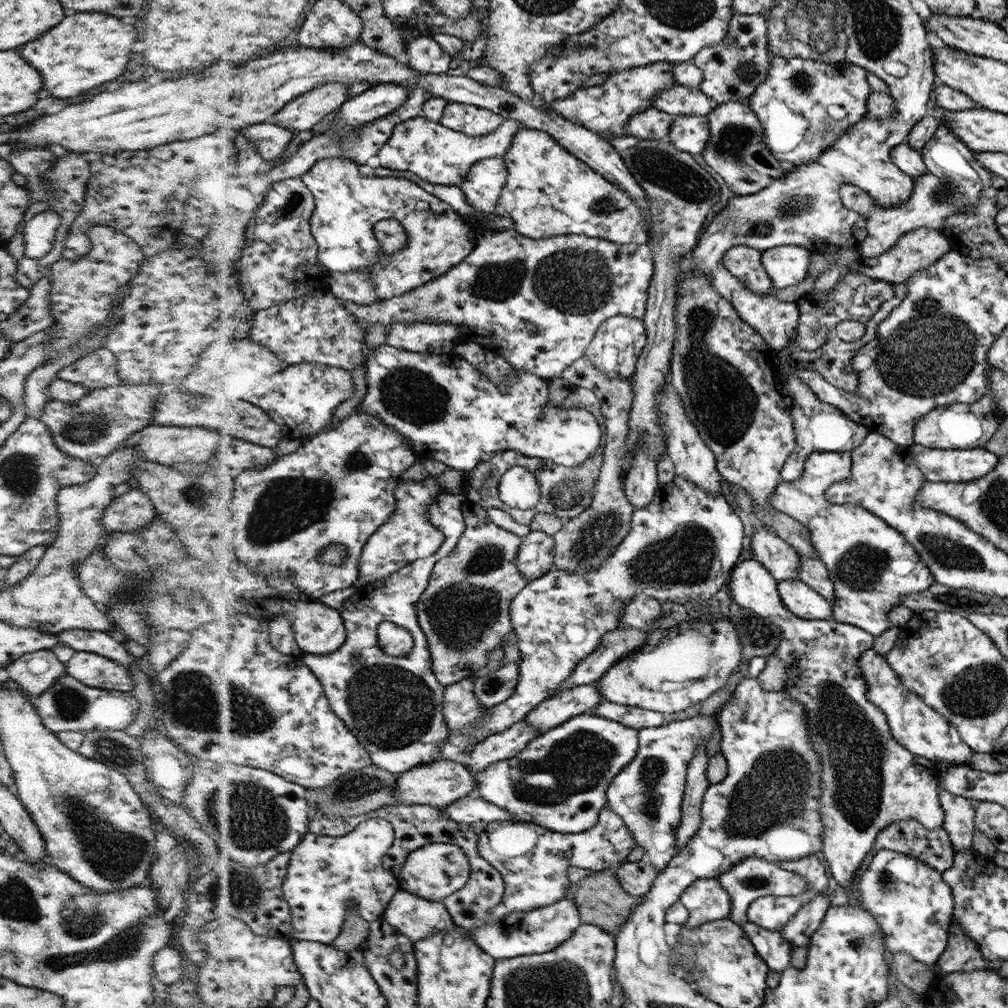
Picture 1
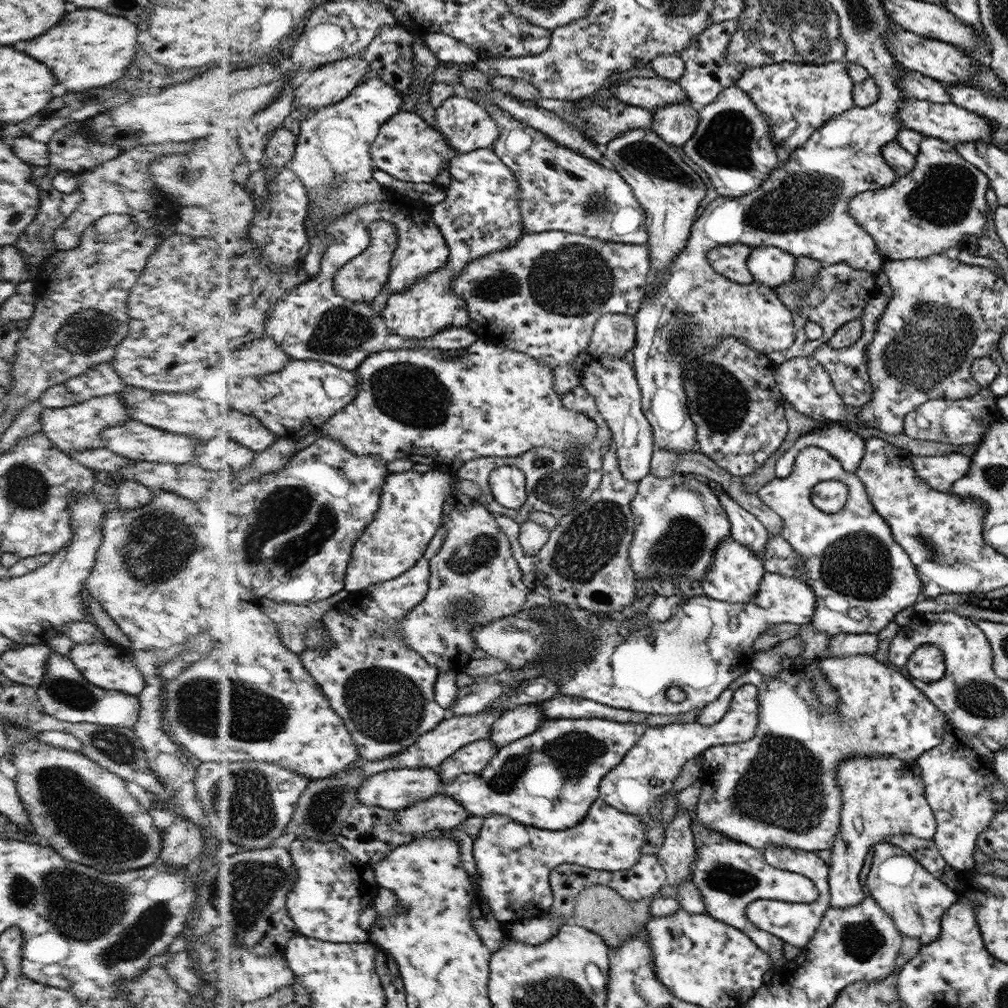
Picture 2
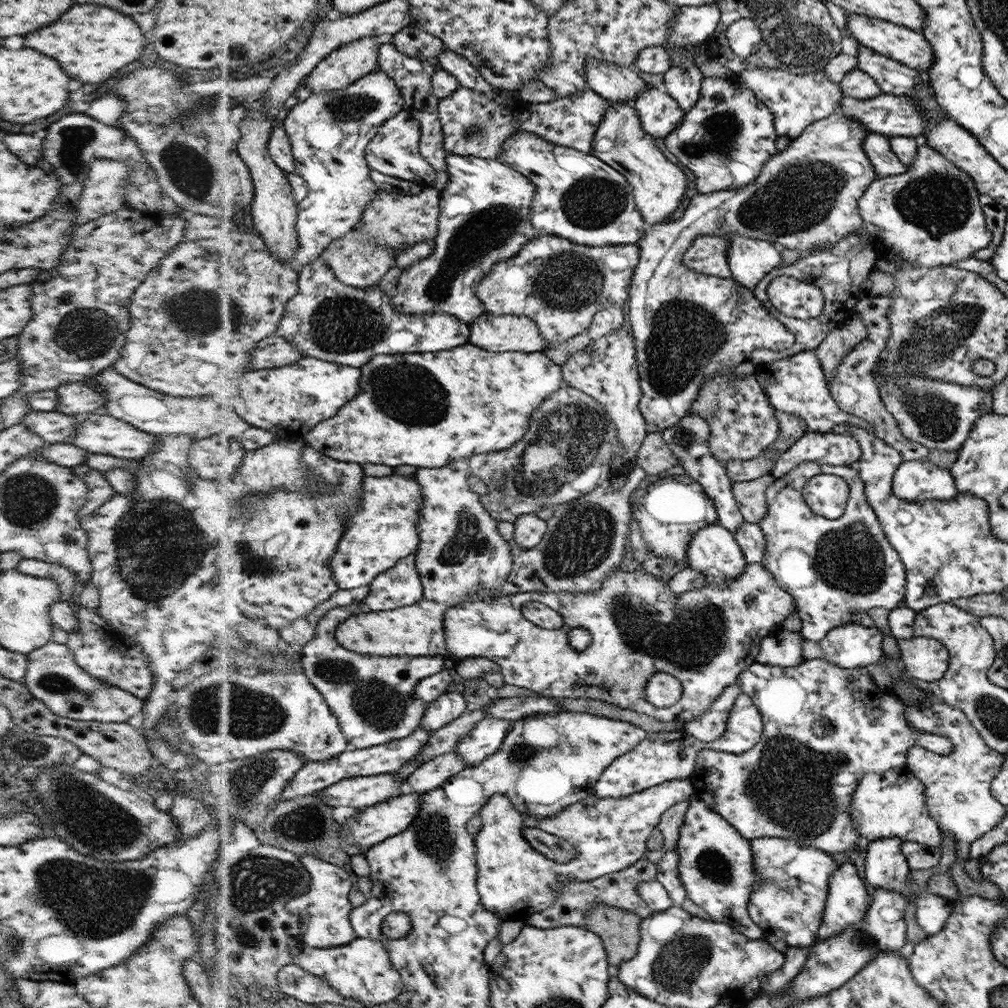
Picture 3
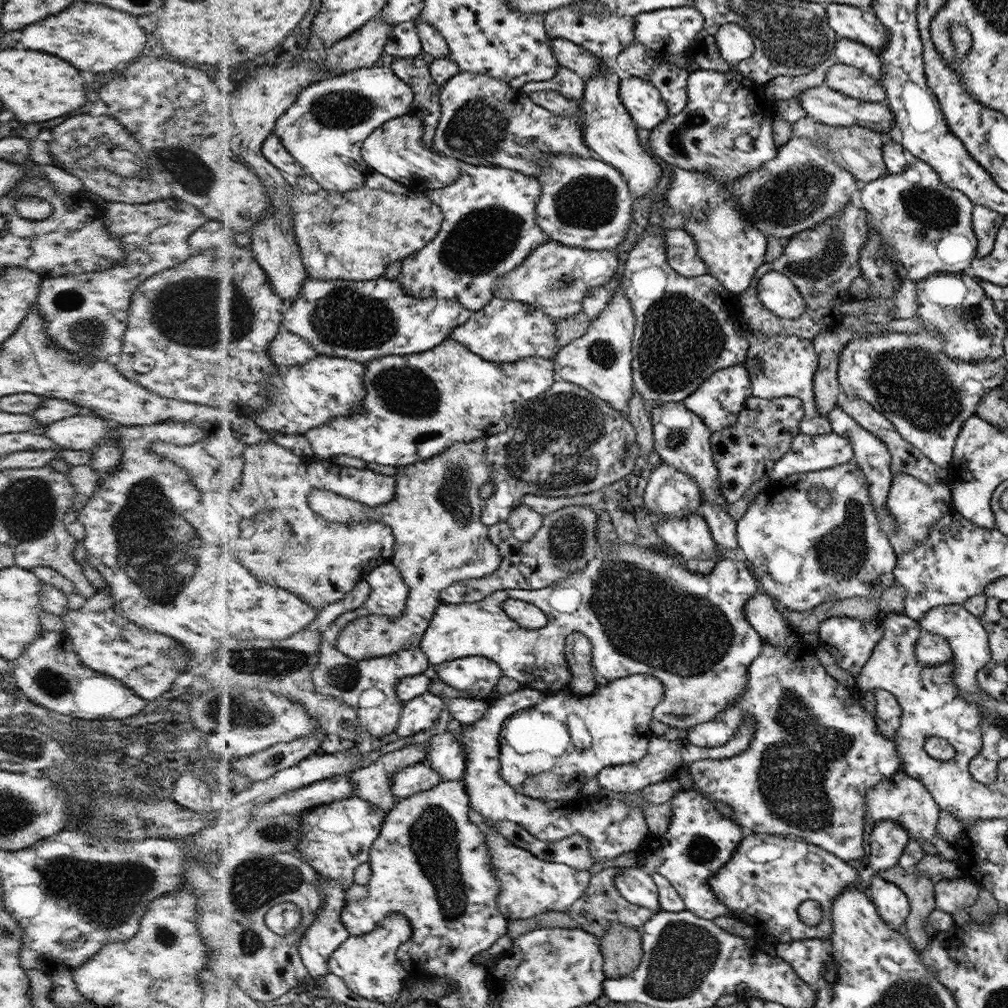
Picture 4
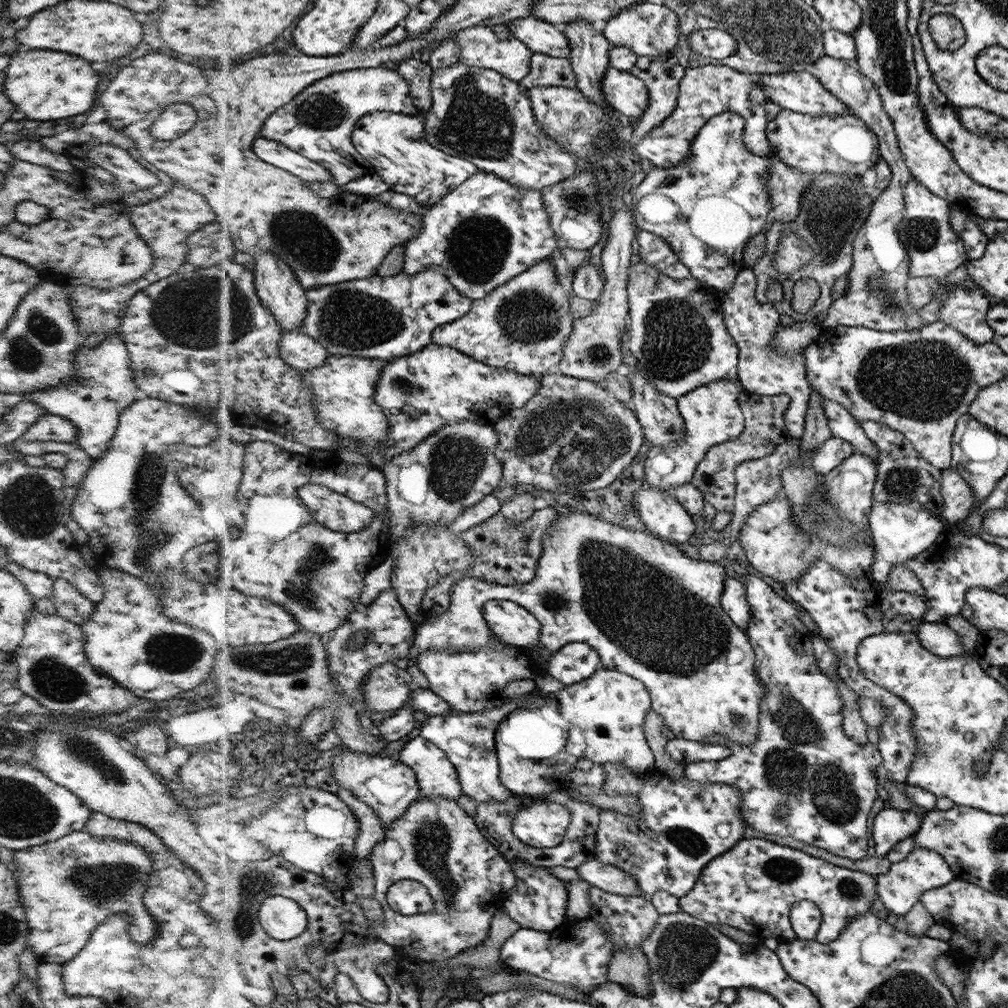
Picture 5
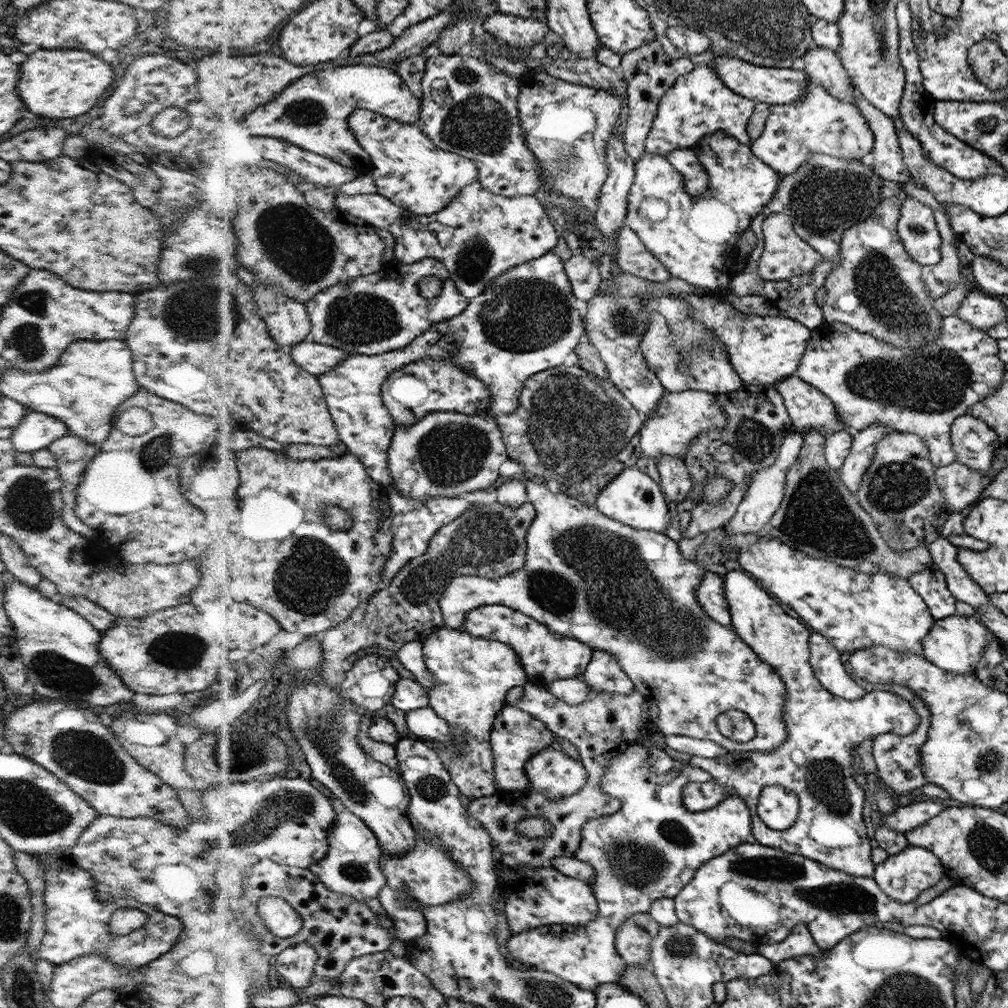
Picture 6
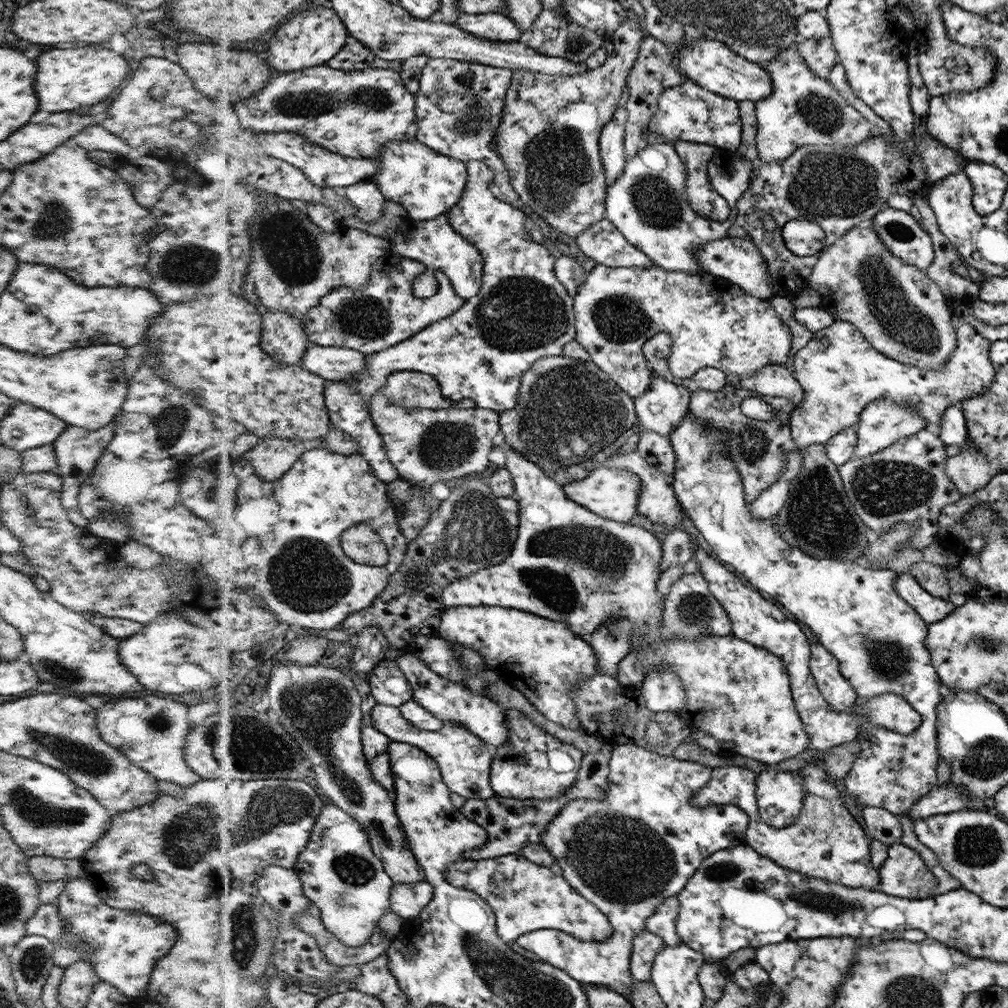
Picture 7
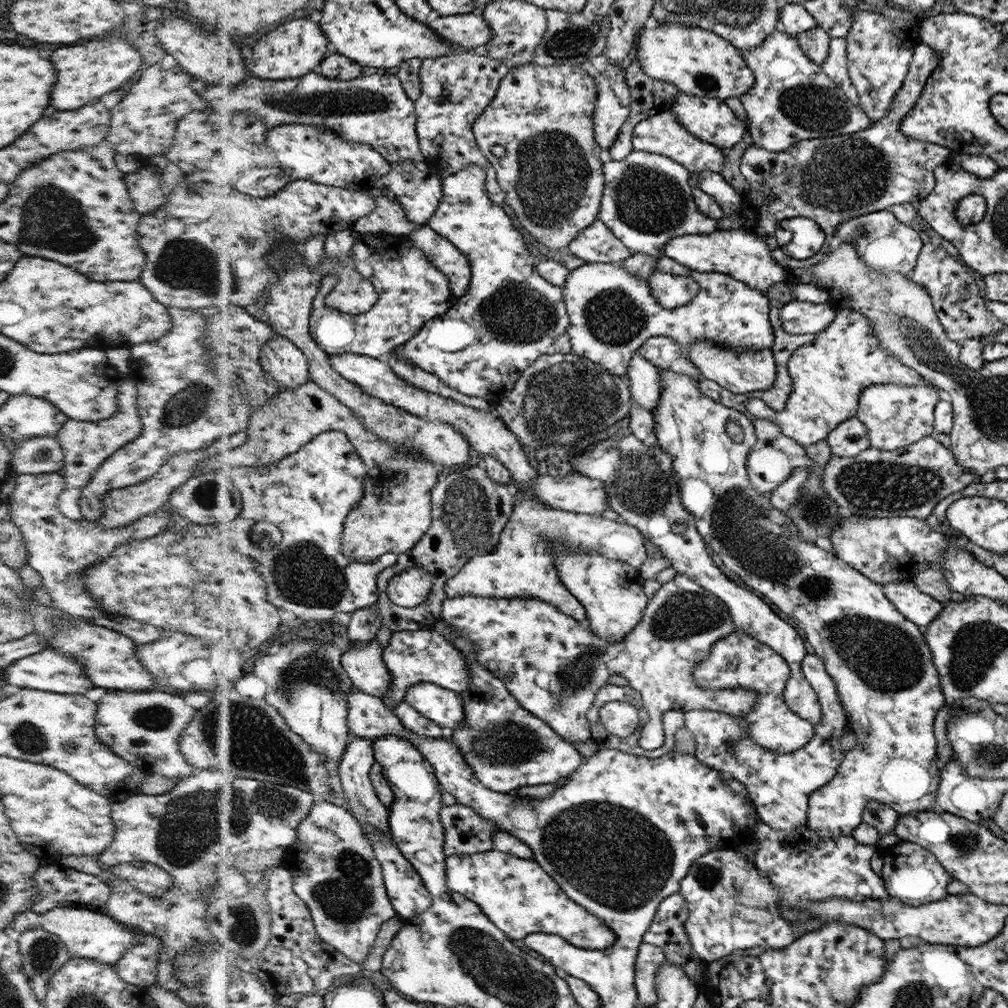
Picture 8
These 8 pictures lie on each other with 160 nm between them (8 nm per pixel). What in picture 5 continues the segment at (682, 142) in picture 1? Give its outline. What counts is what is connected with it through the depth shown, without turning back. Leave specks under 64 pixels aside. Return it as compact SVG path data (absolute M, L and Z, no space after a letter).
M610 66L603 76L603 92L606 101L619 114L642 118L650 107L650 93L645 81L628 71Z

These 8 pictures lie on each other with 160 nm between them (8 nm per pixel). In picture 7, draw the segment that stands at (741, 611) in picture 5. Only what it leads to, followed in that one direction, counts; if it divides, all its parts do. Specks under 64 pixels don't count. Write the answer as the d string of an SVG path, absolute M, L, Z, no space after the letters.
M699 572L682 575L666 595L666 602L663 604L663 638L700 638L701 634L714 634L726 636L733 634L731 619L726 609L715 595L711 592L706 577Z

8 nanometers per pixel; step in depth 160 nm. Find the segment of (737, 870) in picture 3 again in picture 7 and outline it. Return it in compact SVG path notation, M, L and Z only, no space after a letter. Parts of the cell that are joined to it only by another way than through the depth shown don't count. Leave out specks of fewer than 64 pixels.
M618 745L612 750L612 758L609 759L608 771L608 788L606 788L603 799L601 801L576 799L575 801L568 802L568 804L565 804L565 807L547 824L546 832L541 836L541 839L546 851L556 859L557 871L562 873L562 875L566 877L584 897L587 897L589 901L592 901L608 916L611 924L614 926L614 934L608 940L603 940L602 942L596 942L595 940L583 942L583 940L578 940L571 934L569 935L569 933L562 932L561 930L539 929L538 931L532 931L526 935L519 936L515 942L518 946L524 948L524 950L534 952L534 954L539 956L545 963L551 964L556 968L567 972L568 976L574 977L581 983L604 984L608 989L615 990L616 993L619 993L625 998L631 995L632 988L634 987L634 980L632 980L633 976L630 976L630 967L631 950L634 946L635 936L638 935L639 932L645 930L647 919L655 914L655 908L658 907L664 899L674 895L678 896L679 892L687 886L691 876L698 870L699 864L706 860L708 856L747 843L747 830L750 826L750 816L749 813L744 812L744 809L740 808L739 805L715 804L709 807L695 807L690 804L692 795L696 794L700 789L704 789L708 781L711 780L712 767L700 764L700 762L676 760L672 755L664 757L658 753L652 753L652 750L650 749L642 749L635 745Z

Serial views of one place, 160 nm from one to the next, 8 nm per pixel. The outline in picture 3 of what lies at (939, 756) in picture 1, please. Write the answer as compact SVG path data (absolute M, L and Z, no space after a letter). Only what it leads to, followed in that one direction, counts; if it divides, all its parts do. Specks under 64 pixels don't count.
M823 658L806 660L804 664L795 667L772 666L758 662L751 664L739 676L736 685L726 687L723 694L712 703L712 707L704 715L685 724L685 732L690 733L692 737L699 738L700 741L707 741L708 743L720 739L727 729L728 716L731 714L732 707L734 707L736 699L742 693L751 696L751 699L756 705L756 709L759 710L760 716L762 717L763 734L761 740L751 750L740 754L716 750L701 750L695 762L696 768L694 775L689 780L694 789L694 794L702 802L705 802L705 805L709 809L713 809L715 813L720 813L720 816L723 816L729 821L749 841L774 837L797 840L801 845L822 849L824 853L829 853L829 855L846 852L846 850L854 850L856 844L858 844L858 838L861 838L861 836L855 827L855 821L851 819L851 804L854 802L856 788L859 787L859 783L865 775L868 773L884 773L896 767L905 766L907 756L911 748L915 746L920 746L929 752L940 755L950 755L952 753L953 744L948 738L930 734L930 732L916 731L915 726L911 726L911 722L908 722L906 704L903 704L902 699L894 693L892 687L880 688L866 667L840 668L839 665L832 664Z

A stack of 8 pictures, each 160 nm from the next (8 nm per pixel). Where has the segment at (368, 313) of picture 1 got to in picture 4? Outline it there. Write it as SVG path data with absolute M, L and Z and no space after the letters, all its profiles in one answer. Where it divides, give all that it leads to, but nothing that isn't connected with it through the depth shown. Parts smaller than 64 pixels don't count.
M548 241L532 251L515 271L508 272L495 283L494 298L532 305L558 322L584 310L584 299L587 299L596 287L604 287L618 272L618 254L619 250L616 249L596 251Z

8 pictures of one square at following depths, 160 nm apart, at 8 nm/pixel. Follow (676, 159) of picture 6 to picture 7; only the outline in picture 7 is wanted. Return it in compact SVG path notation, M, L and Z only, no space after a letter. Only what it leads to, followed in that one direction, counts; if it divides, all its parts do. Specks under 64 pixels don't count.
M690 141L670 142L675 145L676 152L684 162L687 192L691 209L700 216L708 216L712 221L724 221L731 212L725 198L717 194L708 180L708 166L718 153L718 148L709 144Z

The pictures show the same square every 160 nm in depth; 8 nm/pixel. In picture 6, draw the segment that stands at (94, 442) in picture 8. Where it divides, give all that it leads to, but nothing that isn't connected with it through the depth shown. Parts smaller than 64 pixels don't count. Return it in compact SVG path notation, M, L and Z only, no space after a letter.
M68 432L66 436L50 444L48 450L55 456L56 469L62 480L62 518L64 524L84 538L96 539L96 534L92 528L78 518L74 506L78 485L82 480L87 464L99 451L99 445L87 443L79 436Z

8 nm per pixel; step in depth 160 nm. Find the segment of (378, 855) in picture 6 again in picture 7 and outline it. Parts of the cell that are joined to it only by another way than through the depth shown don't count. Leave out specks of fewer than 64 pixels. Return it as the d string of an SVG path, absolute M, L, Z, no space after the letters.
M333 803L324 807L323 814L316 823L312 842L308 850L302 852L295 868L303 877L304 890L322 909L324 924L342 941L350 946L364 946L377 932L380 920L393 911L393 889L395 880L377 855L372 845L371 836L363 824L351 813Z

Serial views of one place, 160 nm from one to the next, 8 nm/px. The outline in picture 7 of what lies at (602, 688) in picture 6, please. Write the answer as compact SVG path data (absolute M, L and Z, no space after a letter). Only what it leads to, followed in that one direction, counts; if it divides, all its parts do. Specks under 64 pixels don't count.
M610 619L589 638L598 658L598 674L617 679L617 666L621 658L631 651L629 638L633 624L628 619Z

